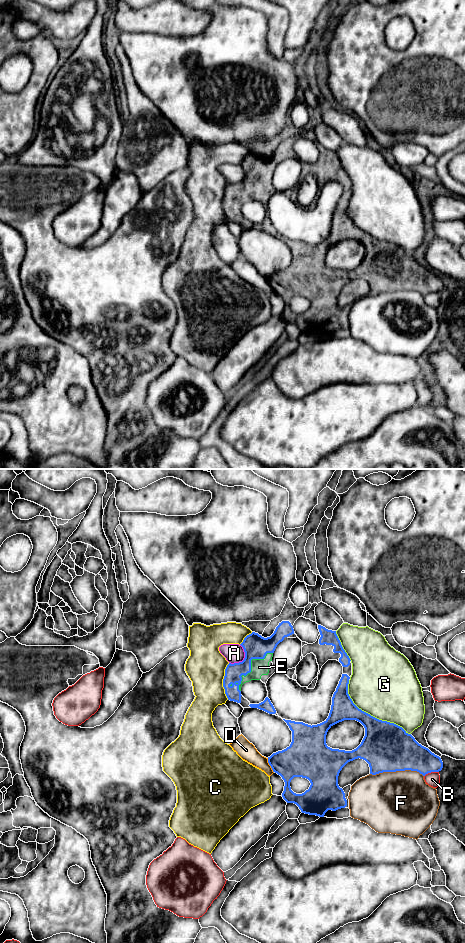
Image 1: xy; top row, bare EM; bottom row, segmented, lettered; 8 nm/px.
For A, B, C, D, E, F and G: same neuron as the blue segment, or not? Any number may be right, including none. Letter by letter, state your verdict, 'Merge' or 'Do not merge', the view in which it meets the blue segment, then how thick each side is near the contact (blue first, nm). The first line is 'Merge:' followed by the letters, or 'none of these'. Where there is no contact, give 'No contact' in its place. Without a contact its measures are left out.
Merge: E
A: Do not merge. Touches blue in xy. Thickness 200 nm (blue) against 160 nm
B: Do not merge. Touches blue in xy. Thickness 260 nm (blue) against 110 nm
C: Do not merge. Touches blue in xy. Thickness 140 nm (blue) against 300 nm
D: Do not merge. Touches blue in xy. Thickness 280 nm (blue) against 140 nm
E: Merge. Touches blue in xy. Thickness 200 nm (blue) against 140 nm
F: Do not merge. Touches blue in xy. Thickness 400 nm (blue) against 480 nm
G: Do not merge. Touches blue in xy. Thickness 340 nm (blue) against 500 nm

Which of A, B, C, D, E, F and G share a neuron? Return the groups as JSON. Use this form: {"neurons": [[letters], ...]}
{"neurons": [["A"], ["B"], ["C"], ["D"], ["E"], ["F"], ["G"]]}

